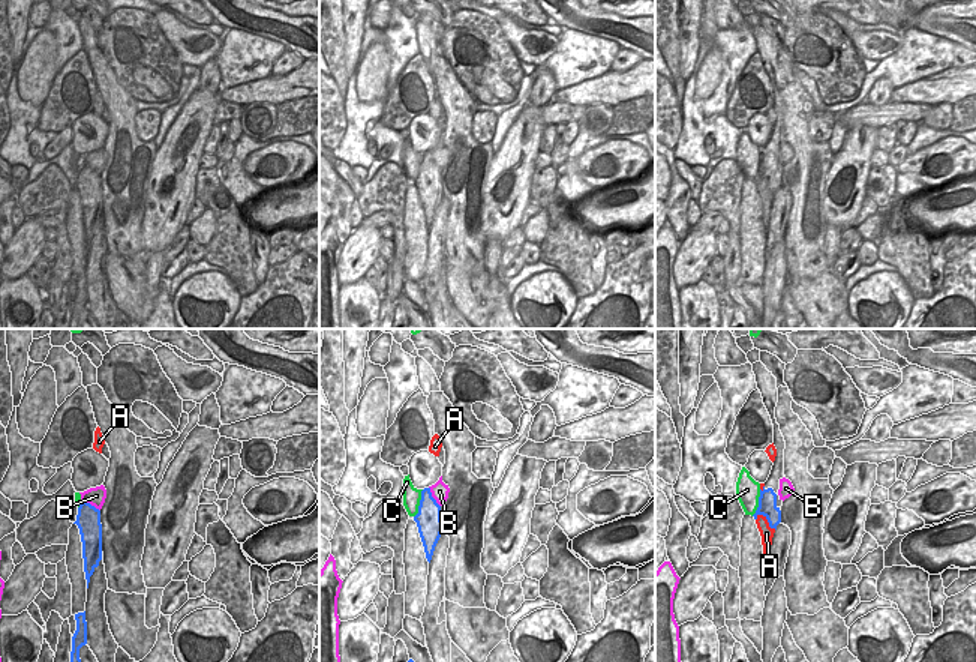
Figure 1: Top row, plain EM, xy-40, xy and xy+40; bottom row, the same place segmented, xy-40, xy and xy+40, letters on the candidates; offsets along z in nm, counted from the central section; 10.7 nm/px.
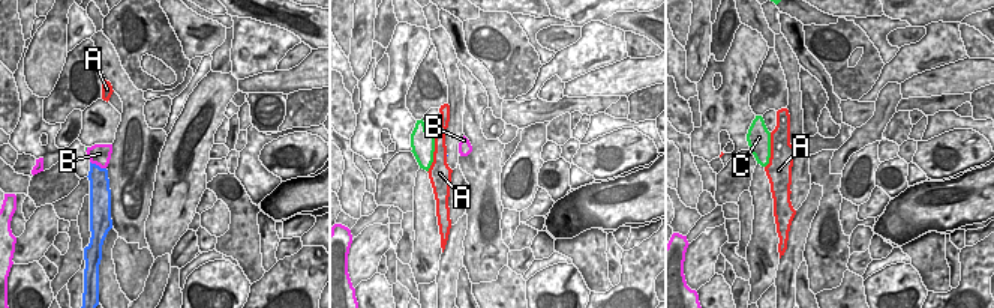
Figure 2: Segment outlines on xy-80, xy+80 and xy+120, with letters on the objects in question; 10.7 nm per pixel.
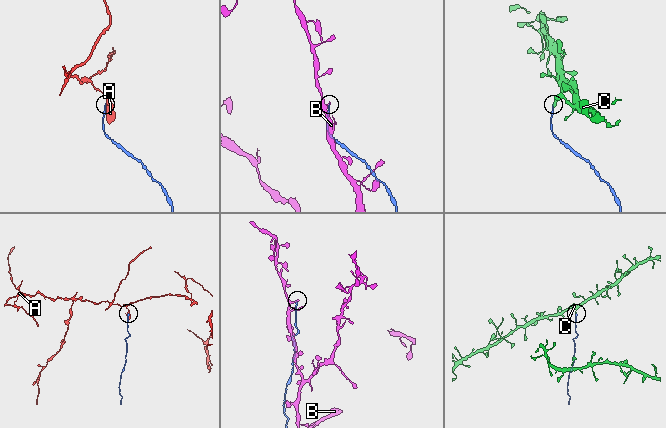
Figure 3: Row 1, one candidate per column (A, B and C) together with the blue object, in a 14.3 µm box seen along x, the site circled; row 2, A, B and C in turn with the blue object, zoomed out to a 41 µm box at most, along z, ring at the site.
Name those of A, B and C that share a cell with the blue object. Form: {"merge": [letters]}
{"merge": []}

